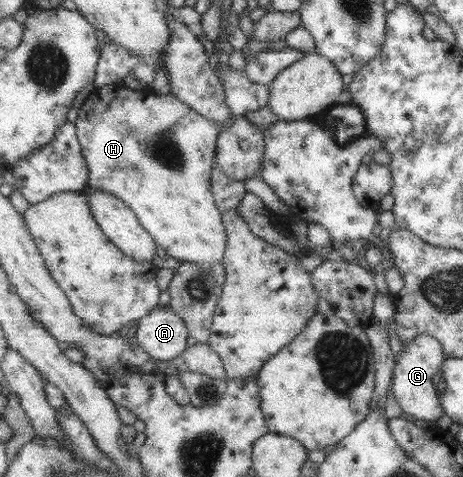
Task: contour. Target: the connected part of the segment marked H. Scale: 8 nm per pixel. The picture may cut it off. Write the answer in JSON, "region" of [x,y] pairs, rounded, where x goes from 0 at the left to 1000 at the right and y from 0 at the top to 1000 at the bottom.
{"region":[[[261,172],[197,193],[171,226],[162,260],[192,344],[194,394],[229,400],[285,436],[374,551],[432,551],[449,564],[467,549],[479,553],[495,495],[458,405],[458,354],[477,260],[428,239],[369,195],[333,199],[320,187],[289,193]]]}

